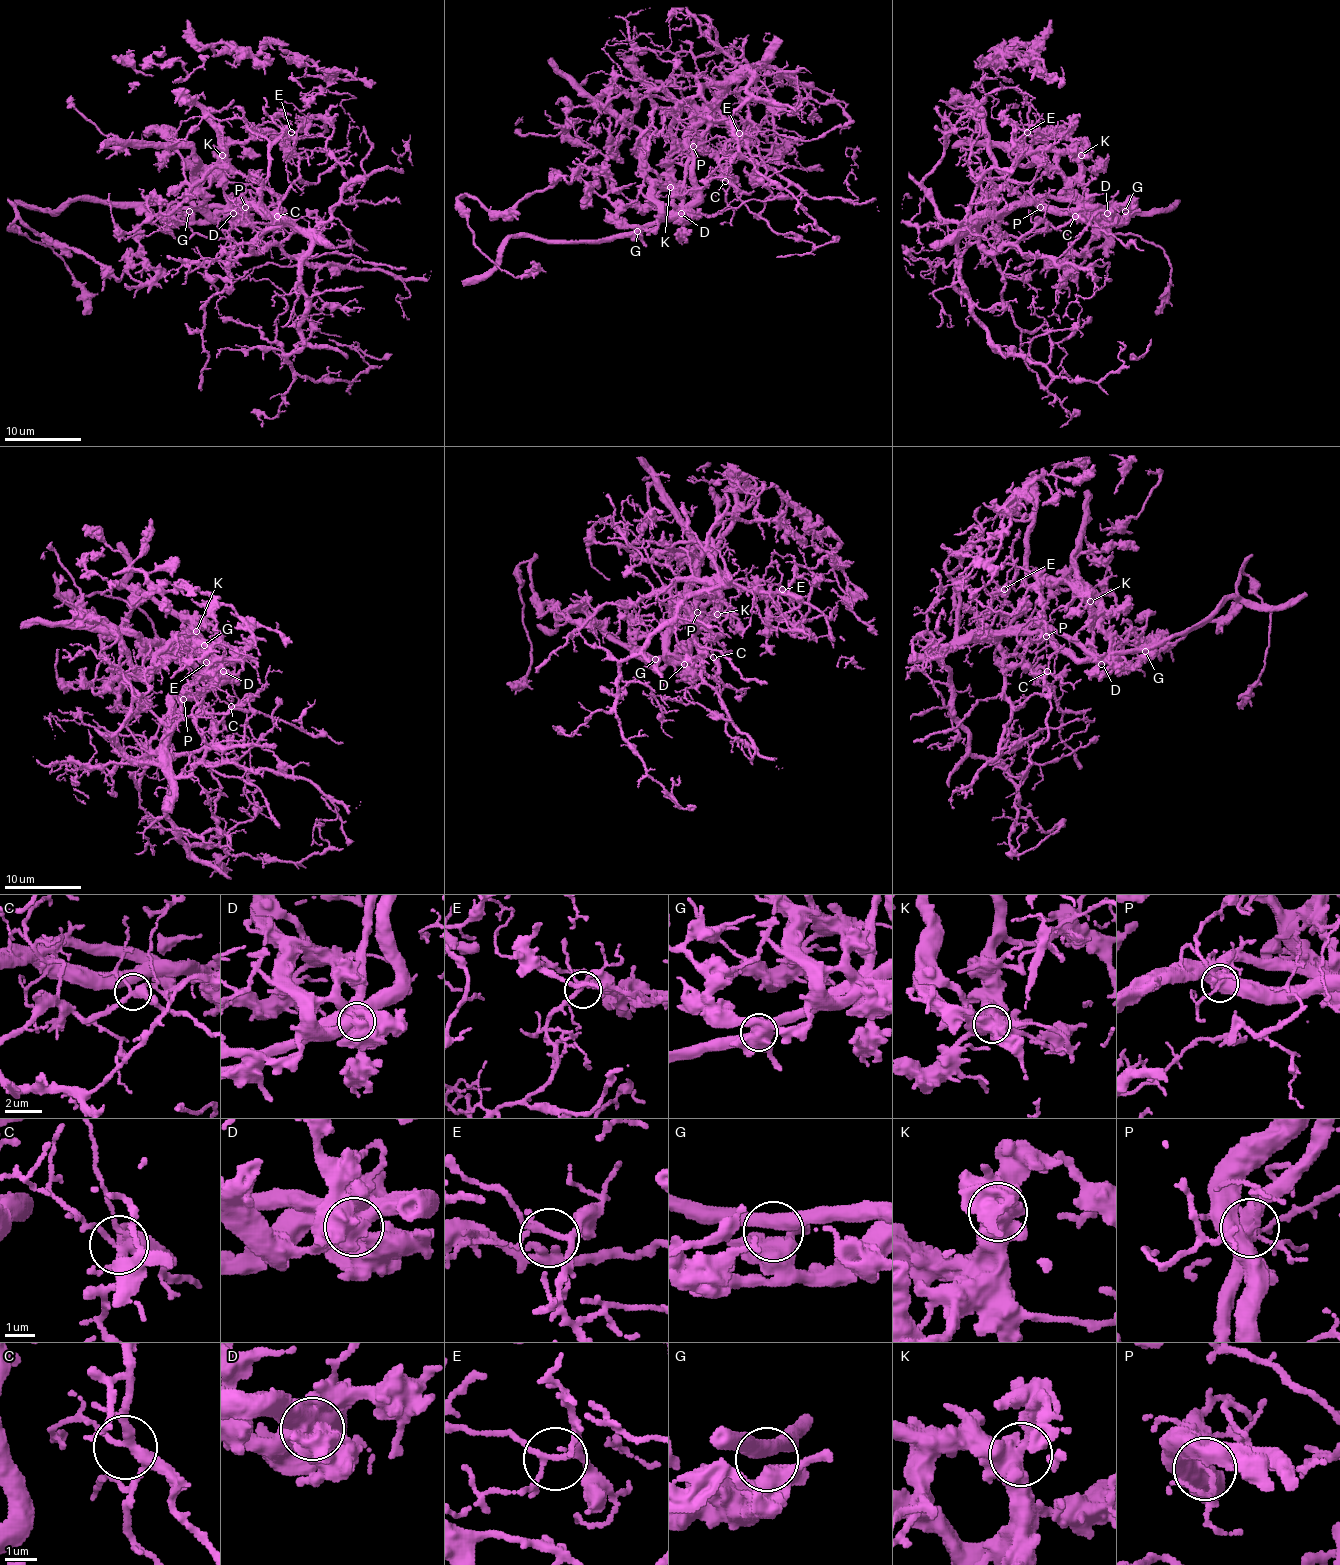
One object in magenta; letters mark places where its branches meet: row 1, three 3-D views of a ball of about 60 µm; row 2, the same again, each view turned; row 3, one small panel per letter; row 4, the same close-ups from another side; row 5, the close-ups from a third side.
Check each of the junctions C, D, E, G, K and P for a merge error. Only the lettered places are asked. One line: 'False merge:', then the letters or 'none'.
False merge: none

